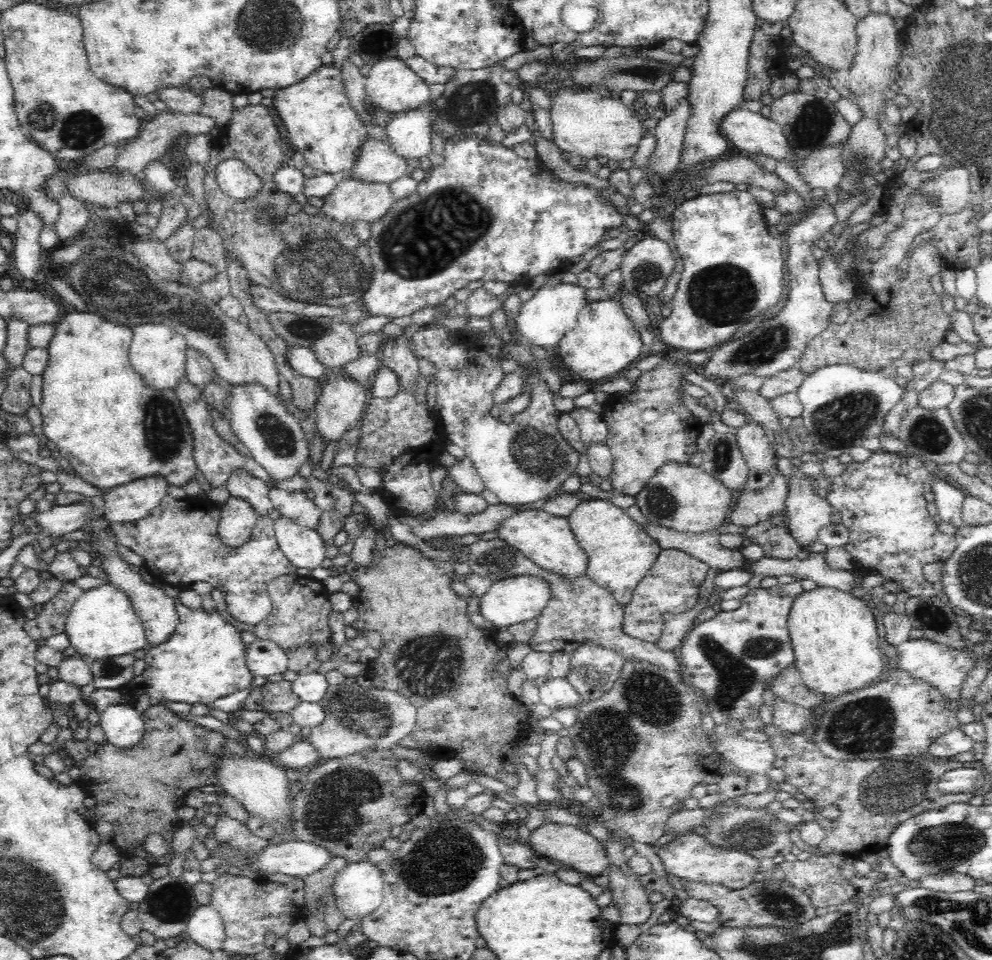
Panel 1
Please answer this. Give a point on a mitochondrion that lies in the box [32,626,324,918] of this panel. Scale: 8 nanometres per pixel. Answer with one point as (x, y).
(110, 669)

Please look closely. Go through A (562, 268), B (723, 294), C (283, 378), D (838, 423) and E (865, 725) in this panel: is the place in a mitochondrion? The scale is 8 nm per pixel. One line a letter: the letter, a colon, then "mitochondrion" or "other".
A: other
B: mitochondrion
C: other
D: mitochondrion
E: mitochondrion

